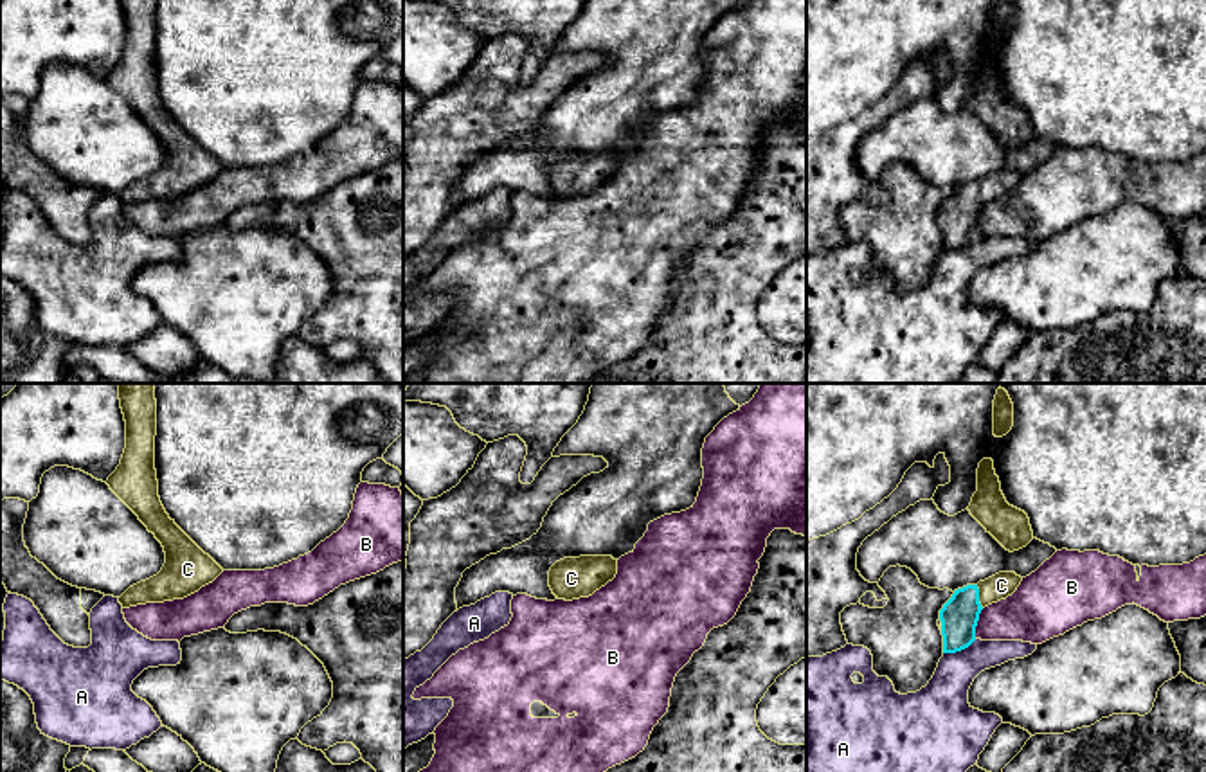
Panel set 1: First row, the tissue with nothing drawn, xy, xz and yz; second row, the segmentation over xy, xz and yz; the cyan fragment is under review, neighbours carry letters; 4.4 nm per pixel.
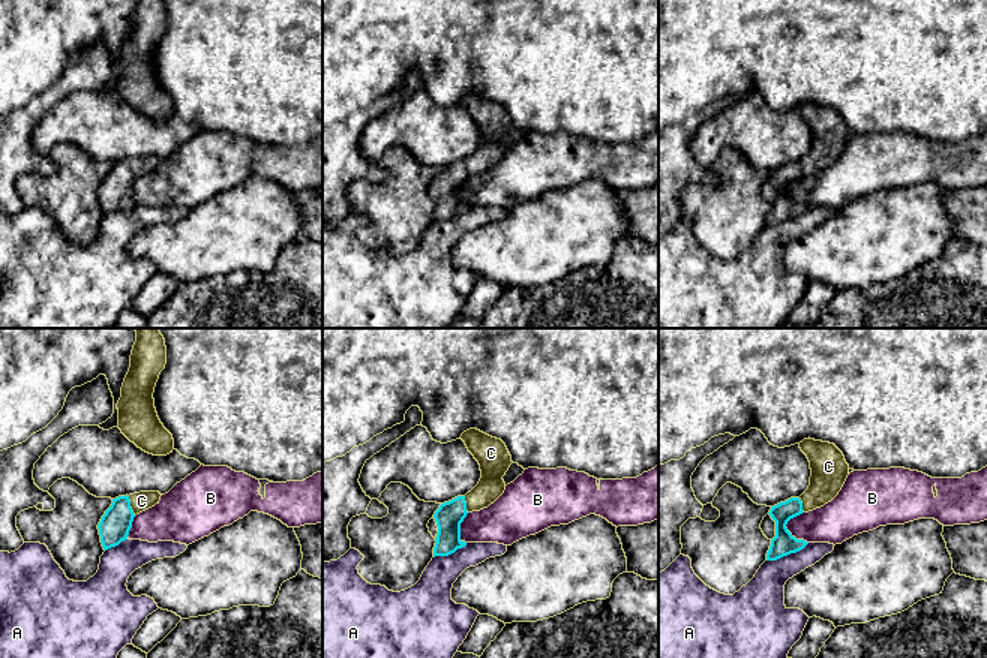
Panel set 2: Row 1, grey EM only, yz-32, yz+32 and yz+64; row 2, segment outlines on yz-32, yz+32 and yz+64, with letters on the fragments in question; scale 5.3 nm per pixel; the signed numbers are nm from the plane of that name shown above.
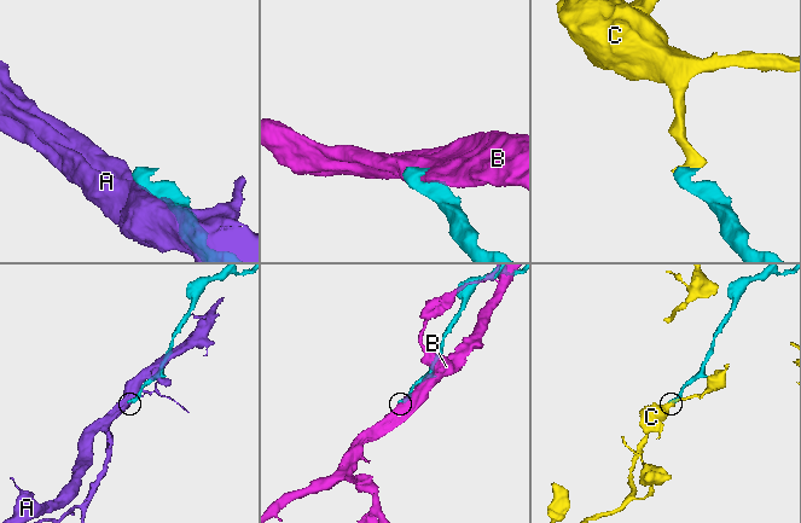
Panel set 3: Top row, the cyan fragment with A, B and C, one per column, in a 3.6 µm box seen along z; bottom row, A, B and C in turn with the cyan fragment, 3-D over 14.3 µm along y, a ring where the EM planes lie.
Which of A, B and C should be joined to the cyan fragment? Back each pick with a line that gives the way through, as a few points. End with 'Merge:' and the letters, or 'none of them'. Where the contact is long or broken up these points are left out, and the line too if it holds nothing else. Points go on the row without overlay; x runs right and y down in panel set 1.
C: across yz (960, 211), (978, 193), (1001, 182)
Merge: C

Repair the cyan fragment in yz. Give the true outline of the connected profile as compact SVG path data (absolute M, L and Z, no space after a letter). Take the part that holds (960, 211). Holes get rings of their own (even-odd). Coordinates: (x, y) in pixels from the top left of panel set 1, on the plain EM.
M999 169L977 182L954 187L940 207L943 250L956 250L976 238L976 223L985 203L1006 196L1021 182L1015 169Z

